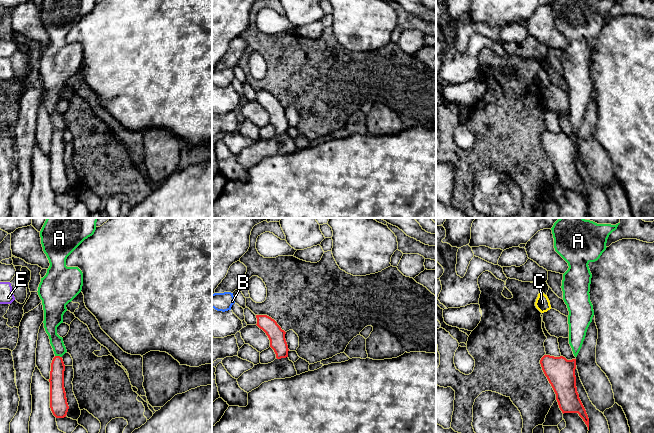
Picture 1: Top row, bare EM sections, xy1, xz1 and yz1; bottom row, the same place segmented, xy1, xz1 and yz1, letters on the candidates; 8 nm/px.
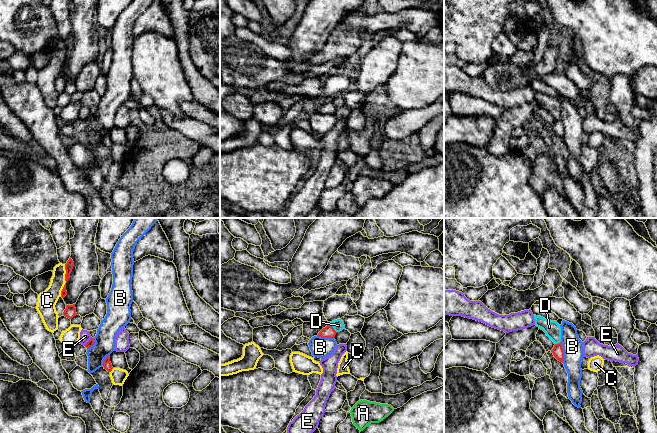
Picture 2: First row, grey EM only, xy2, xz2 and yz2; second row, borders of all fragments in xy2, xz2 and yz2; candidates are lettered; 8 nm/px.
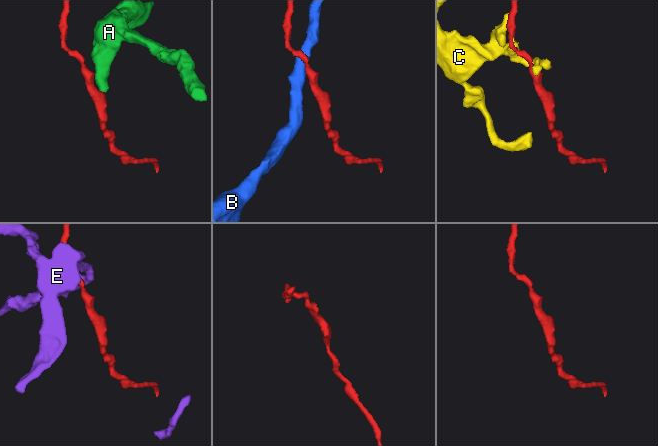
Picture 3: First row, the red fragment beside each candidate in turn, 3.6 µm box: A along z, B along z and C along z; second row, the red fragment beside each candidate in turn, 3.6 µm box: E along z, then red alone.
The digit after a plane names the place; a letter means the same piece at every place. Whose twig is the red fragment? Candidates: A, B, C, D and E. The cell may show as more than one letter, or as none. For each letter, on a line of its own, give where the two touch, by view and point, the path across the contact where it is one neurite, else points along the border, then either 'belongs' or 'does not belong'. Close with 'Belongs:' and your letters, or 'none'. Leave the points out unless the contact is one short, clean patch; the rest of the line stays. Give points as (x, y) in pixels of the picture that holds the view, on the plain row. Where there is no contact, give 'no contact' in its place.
A: meets red in xy1 at (58, 132); runs through xy1 (56, 156), (58, 132), (56, 117); belongs
B: meets red in yz2 at (563, 128); border along yz2 (560, 118), (563, 124), (563, 138); does not belong
C: meets red in xy2 at (65, 56); does not belong
D: meets red in xz2 at (333, 104); border along xz2 (330, 99), (336, 108); does not belong
E: meets red in xy2 at (88, 117); border along xy2 (91, 113), (84, 121); does not belong
Belongs: A

